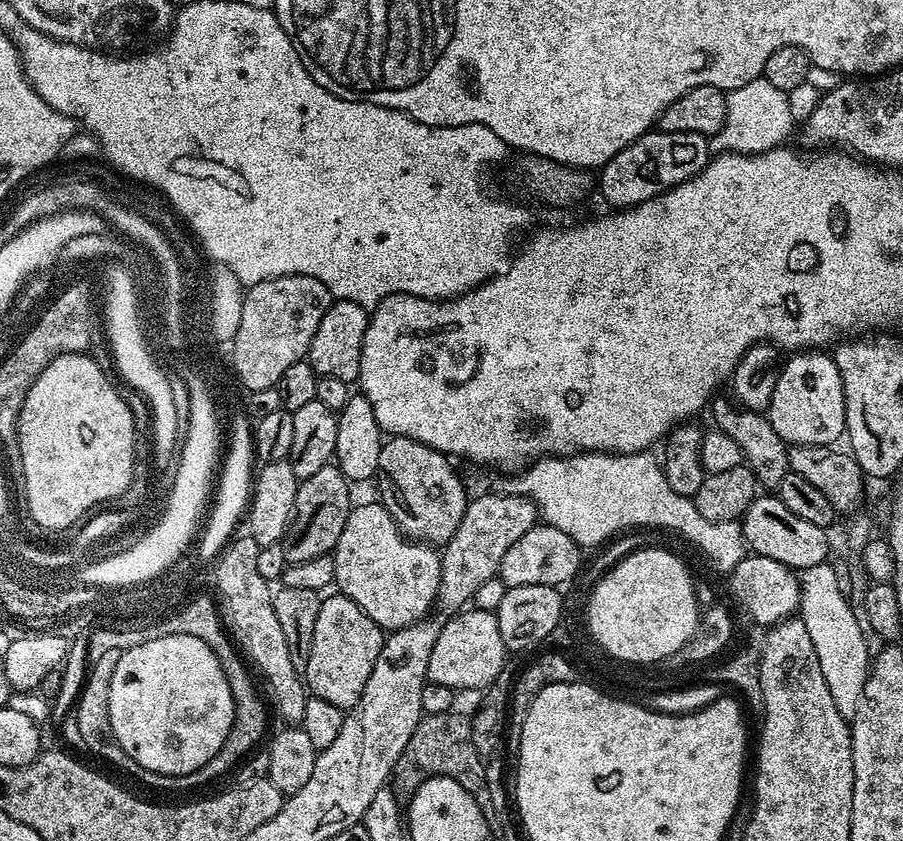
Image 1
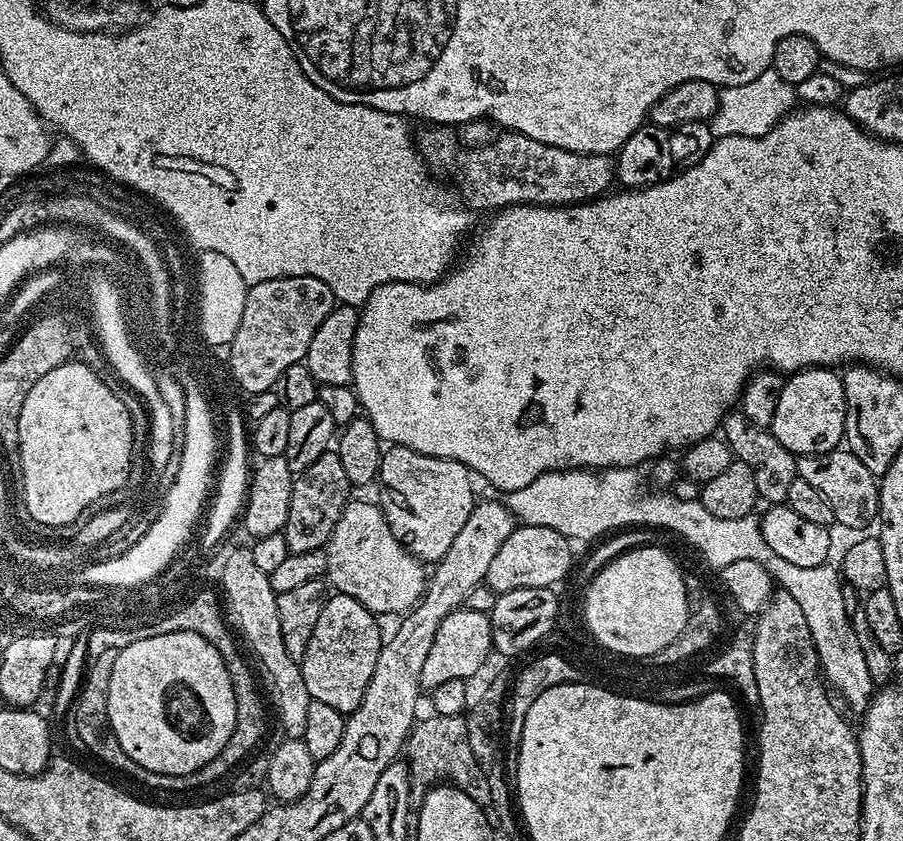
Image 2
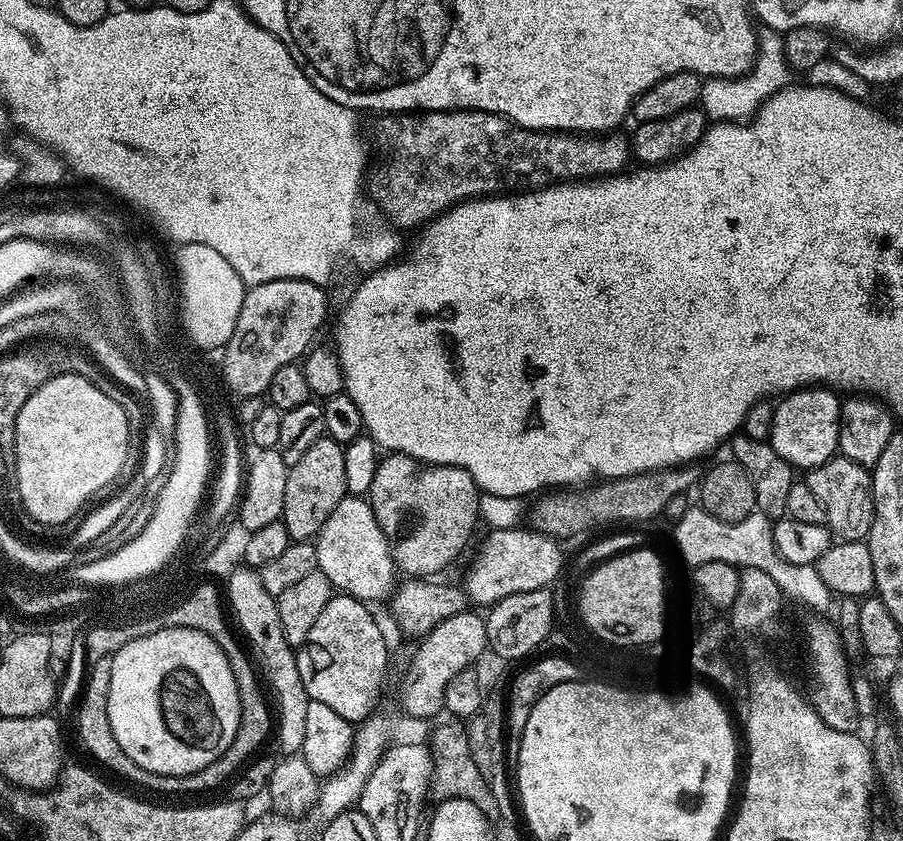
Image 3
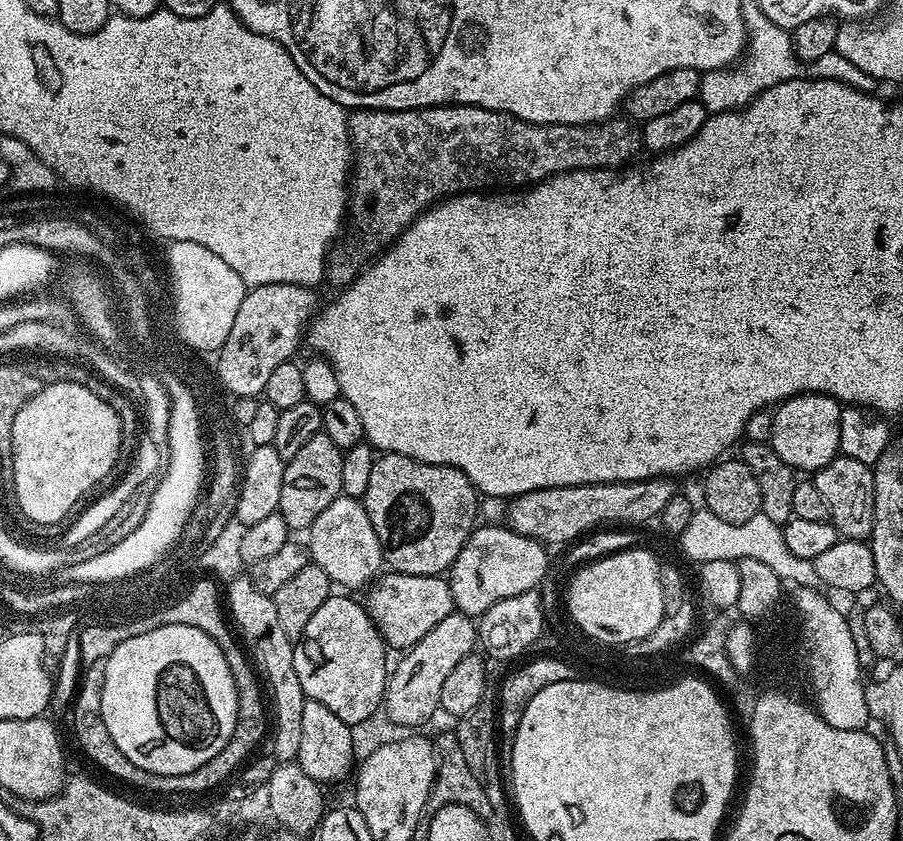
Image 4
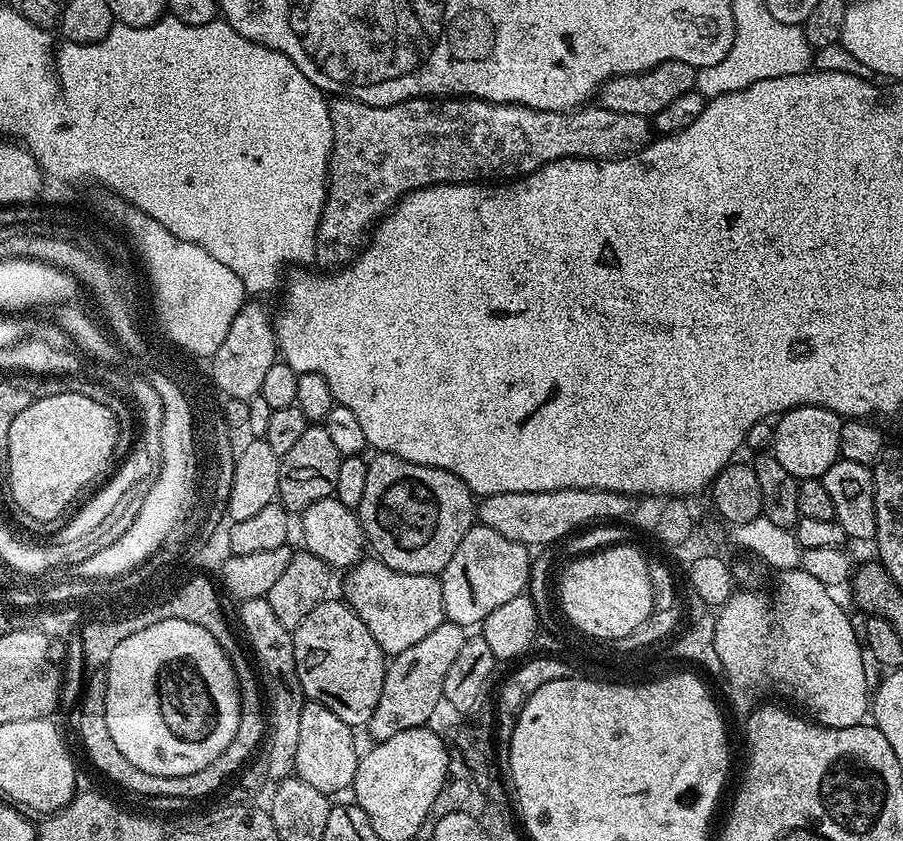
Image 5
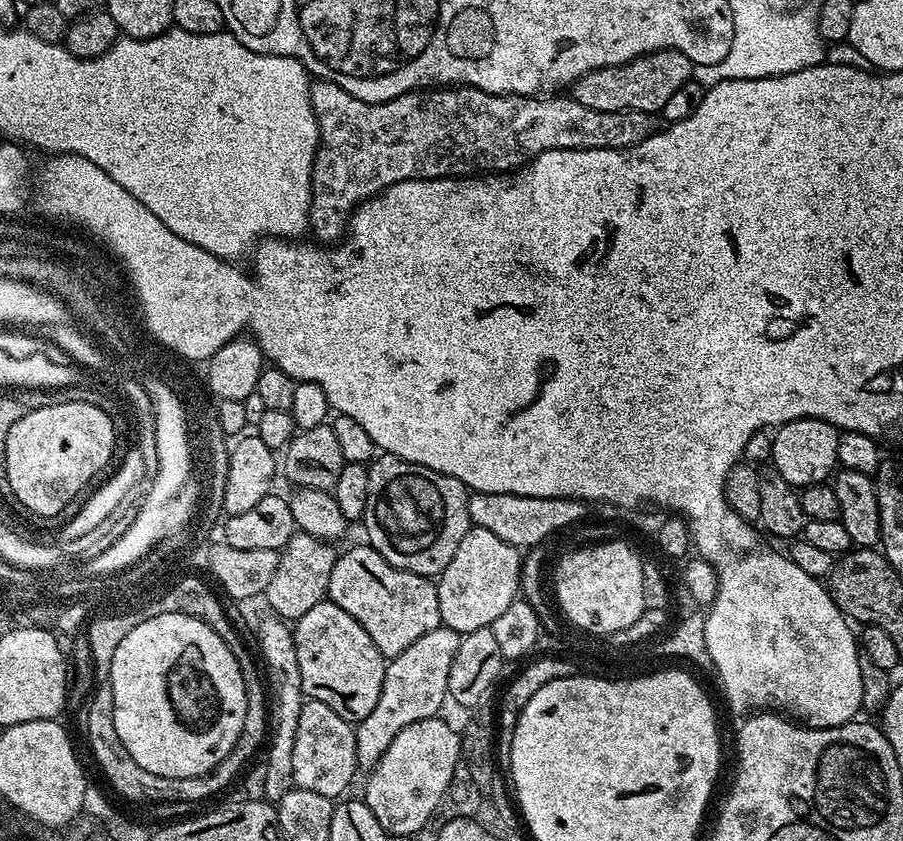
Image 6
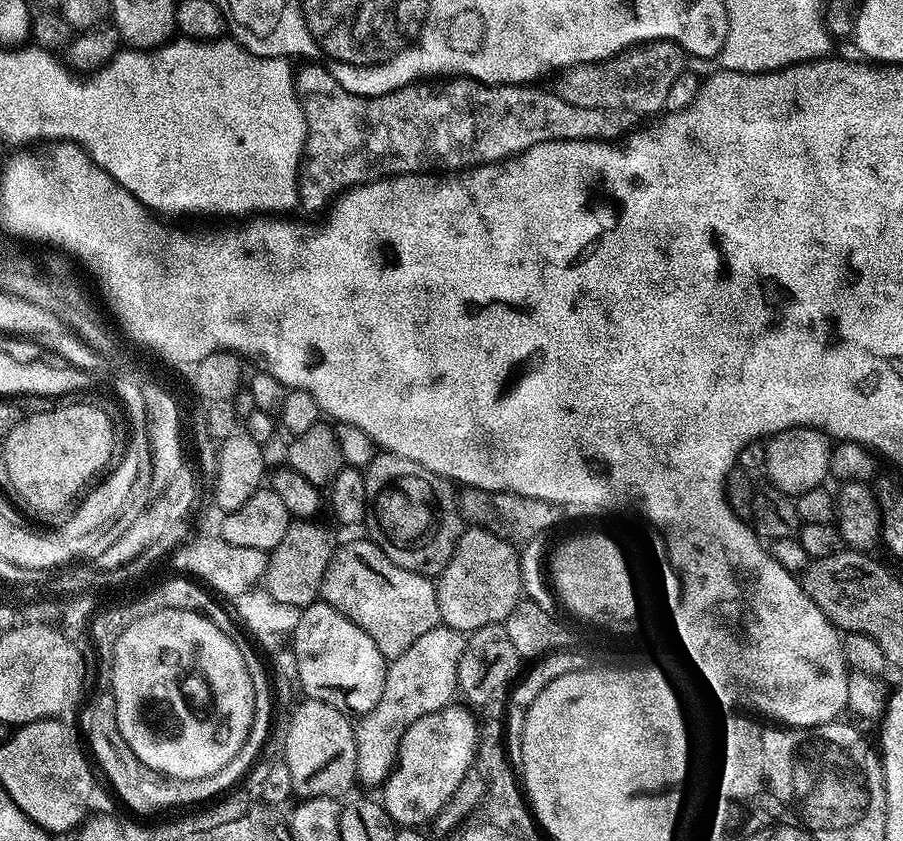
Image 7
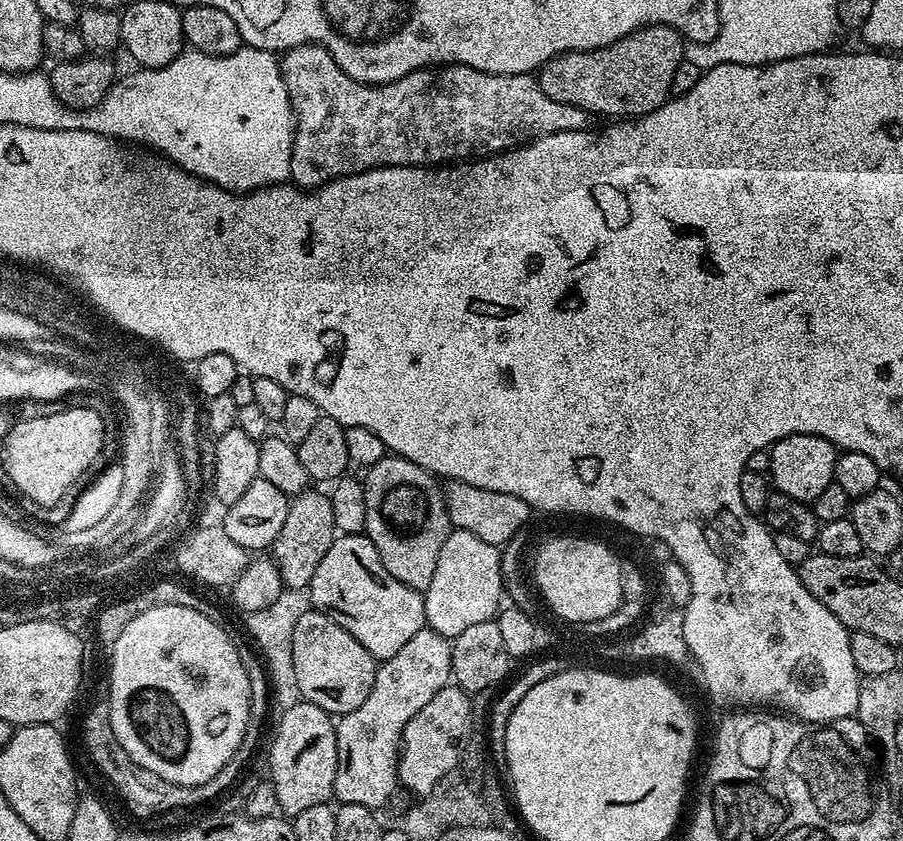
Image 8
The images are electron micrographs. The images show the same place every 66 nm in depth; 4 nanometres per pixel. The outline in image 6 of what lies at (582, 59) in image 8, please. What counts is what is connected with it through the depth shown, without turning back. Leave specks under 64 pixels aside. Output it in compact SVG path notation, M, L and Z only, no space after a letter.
M659 48L657 52L647 52L625 64L587 72L571 85L570 96L582 102L582 106L590 106L590 110L656 114L664 109L674 90L693 79L693 76L694 65L690 58L686 58L686 54L673 48Z

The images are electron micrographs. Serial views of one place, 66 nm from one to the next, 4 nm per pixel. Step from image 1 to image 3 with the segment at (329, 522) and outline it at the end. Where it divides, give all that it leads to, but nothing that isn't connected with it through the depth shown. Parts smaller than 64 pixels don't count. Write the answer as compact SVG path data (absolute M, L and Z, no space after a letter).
M324 435L298 462L290 465L286 478L286 502L284 503L283 521L289 537L293 541L312 540L319 536L326 518L334 514L338 502L349 495L346 486L346 458L344 445Z

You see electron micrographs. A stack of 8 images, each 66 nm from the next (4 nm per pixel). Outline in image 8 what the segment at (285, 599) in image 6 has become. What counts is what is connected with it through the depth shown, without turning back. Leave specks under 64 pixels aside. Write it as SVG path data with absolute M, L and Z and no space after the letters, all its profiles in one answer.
M305 490L299 496L291 497L286 523L278 530L278 538L270 549L285 589L307 589L314 578L314 570L318 570L318 562L322 562L326 550L330 550L338 535L328 492L312 491Z

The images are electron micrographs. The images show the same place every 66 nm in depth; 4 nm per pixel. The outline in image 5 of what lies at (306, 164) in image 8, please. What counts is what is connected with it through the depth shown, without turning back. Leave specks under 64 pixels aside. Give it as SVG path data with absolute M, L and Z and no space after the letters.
M336 98L329 103L328 109L334 142L328 163L328 197L316 231L315 258L315 263L321 264L319 267L324 270L339 270L351 265L365 247L369 229L409 192L429 188L432 184L470 184L479 180L511 182L537 172L550 162L571 156L575 160L615 160L641 152L654 139L649 117L622 114L599 106L585 106L571 112L547 112L521 104L495 104L475 98L413 98L386 106Z

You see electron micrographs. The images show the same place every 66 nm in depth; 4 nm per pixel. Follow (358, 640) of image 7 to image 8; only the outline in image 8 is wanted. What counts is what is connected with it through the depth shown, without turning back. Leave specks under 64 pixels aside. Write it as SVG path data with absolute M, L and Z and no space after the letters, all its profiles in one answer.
M315 610L302 614L294 626L293 660L303 699L336 718L350 710L358 710L358 706L366 702L366 694L370 694L374 686L378 667L378 661L362 642L358 642L358 638L354 638L354 634L342 630L338 622Z

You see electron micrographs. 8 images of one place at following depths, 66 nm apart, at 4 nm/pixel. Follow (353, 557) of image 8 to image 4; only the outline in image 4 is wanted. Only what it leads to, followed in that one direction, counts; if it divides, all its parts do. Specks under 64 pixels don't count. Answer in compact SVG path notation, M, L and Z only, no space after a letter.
M389 571L381 575L367 589L366 607L368 614L389 649L407 650L413 648L419 640L426 638L442 618L454 611L452 585L443 575L407 576L401 572Z

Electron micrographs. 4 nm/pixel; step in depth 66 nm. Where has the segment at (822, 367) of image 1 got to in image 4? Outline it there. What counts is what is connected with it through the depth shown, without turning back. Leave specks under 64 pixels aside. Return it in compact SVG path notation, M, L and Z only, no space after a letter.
M803 392L783 401L772 412L772 449L797 473L815 474L840 452L839 400L821 392Z

